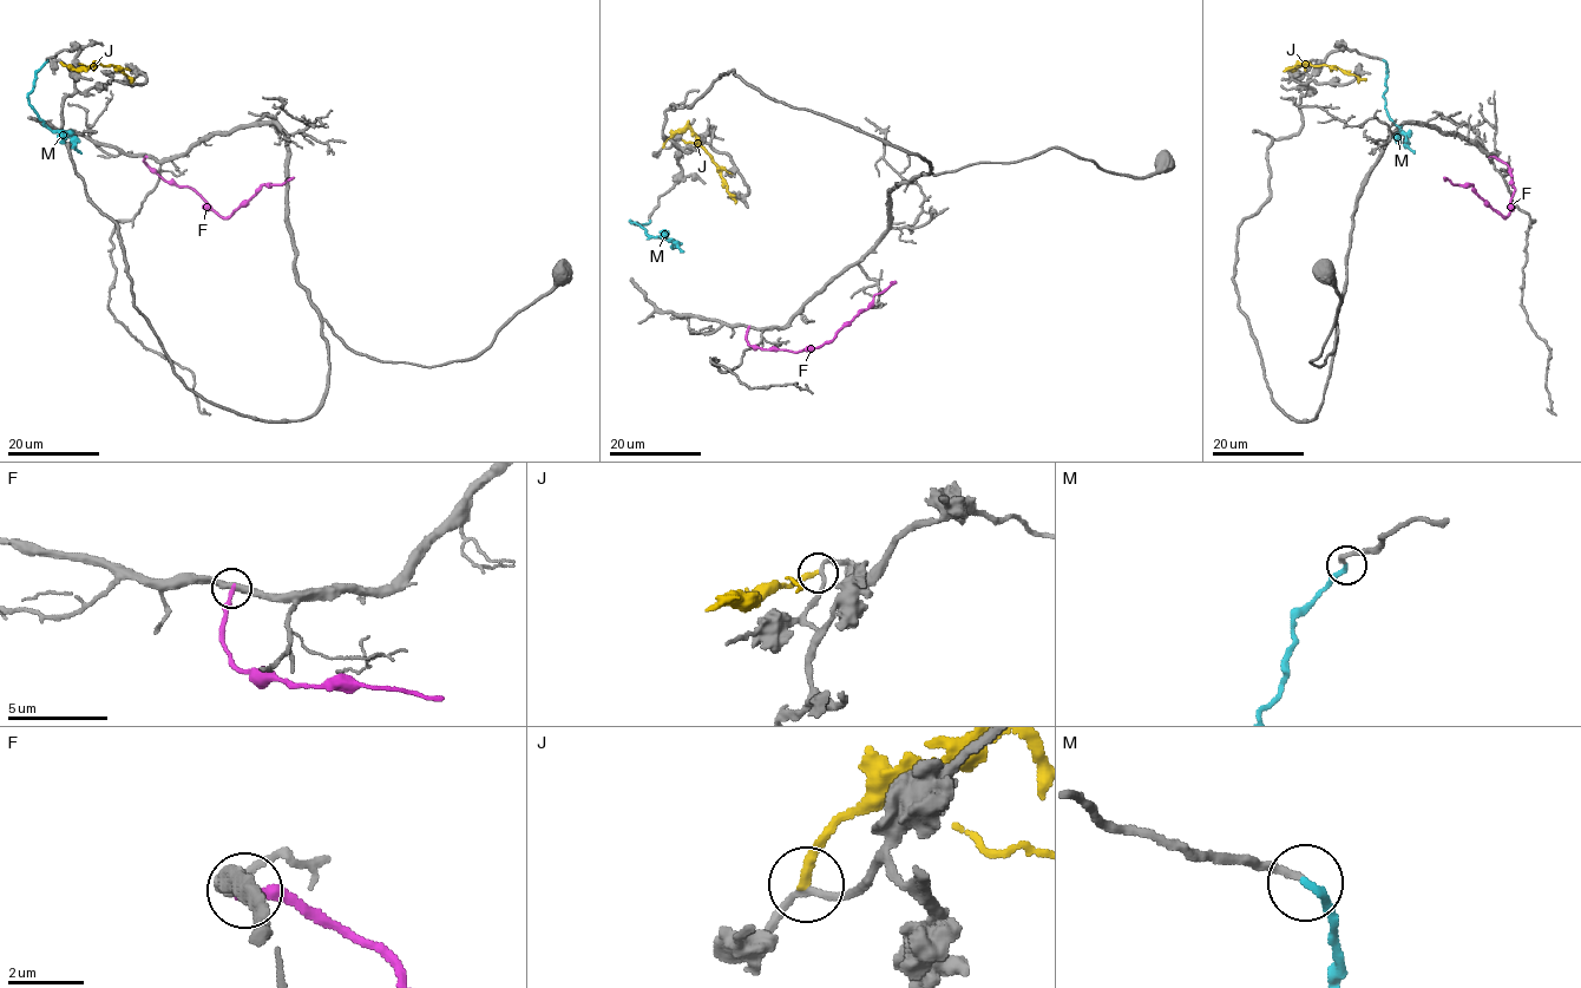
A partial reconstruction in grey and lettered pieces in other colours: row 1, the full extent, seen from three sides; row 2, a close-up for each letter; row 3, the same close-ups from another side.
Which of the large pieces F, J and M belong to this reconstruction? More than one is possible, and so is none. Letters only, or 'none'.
M

